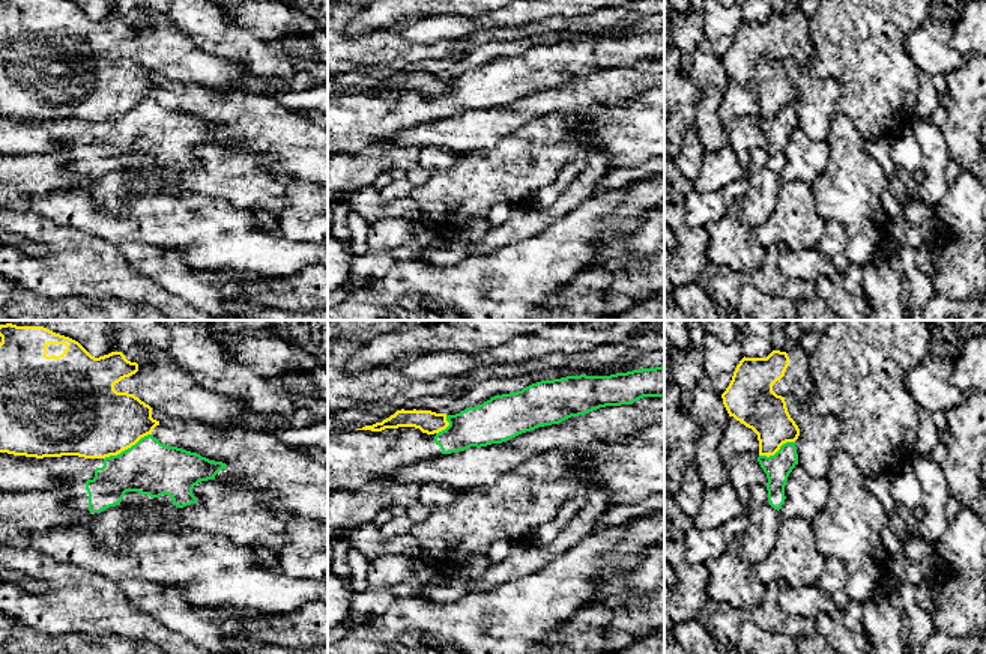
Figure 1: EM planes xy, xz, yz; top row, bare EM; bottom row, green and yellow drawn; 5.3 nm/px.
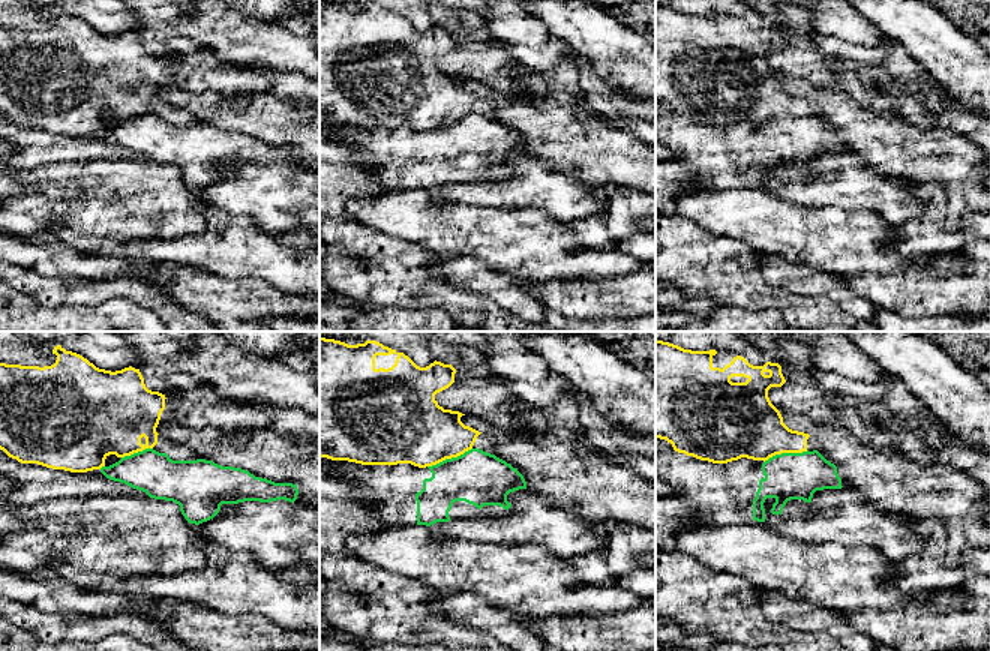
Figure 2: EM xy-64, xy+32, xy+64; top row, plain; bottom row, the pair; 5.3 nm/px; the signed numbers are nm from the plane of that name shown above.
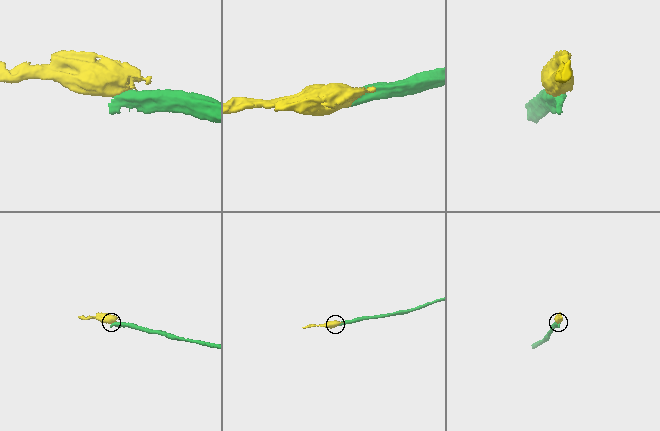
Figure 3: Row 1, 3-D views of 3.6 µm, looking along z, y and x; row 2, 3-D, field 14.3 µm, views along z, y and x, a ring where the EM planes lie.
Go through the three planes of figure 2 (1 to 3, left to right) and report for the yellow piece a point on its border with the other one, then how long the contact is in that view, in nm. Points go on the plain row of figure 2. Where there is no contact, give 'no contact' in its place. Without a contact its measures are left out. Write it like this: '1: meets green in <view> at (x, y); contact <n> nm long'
1: meets green in xy-64 at (138, 116); contact 180 nm long
2: meets green in xy+32 at (449, 123); contact 260 nm long
3: meets green in xy+64 at (785, 117); contact 240 nm long

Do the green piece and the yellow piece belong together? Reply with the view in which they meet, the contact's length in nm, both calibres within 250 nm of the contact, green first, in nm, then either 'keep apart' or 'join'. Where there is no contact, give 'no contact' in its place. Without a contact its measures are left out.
xy | 300 nm | 280/400 nm | keep apart

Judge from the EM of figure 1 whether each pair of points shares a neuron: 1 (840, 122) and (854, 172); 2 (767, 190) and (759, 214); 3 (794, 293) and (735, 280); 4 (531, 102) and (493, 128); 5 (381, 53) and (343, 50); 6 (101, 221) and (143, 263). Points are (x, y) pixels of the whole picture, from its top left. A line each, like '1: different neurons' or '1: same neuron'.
1: same neuron
2: same neuron
3: same neuron
4: same neuron
5: same neuron
6: different neurons

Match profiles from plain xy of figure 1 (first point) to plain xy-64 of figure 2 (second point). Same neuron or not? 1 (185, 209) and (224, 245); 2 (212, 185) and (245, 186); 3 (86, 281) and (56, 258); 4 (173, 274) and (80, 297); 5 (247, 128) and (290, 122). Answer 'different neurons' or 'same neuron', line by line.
1: same neuron
2: same neuron
3: different neurons
4: different neurons
5: same neuron

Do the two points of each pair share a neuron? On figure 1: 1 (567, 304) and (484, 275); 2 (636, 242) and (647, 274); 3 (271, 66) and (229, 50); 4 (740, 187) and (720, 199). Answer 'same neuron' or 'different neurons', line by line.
1: different neurons
2: same neuron
3: same neuron
4: same neuron

